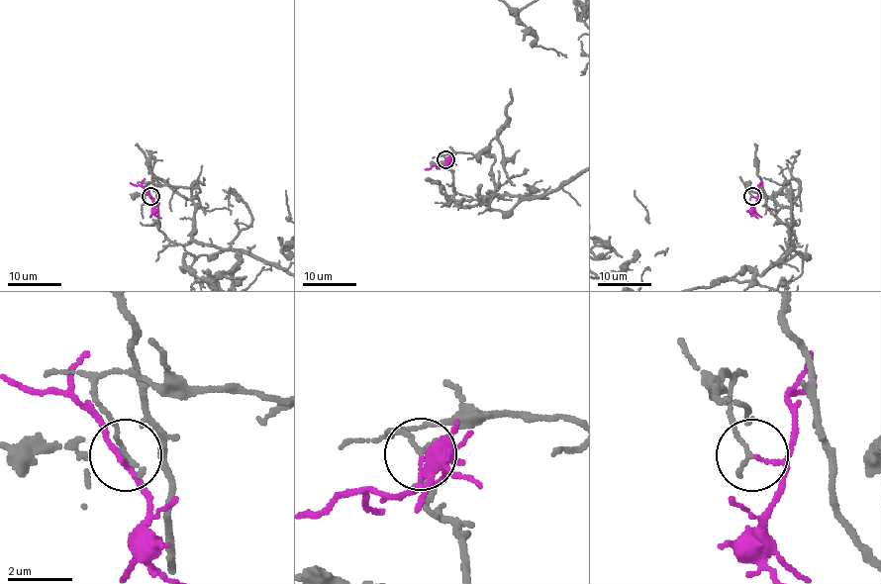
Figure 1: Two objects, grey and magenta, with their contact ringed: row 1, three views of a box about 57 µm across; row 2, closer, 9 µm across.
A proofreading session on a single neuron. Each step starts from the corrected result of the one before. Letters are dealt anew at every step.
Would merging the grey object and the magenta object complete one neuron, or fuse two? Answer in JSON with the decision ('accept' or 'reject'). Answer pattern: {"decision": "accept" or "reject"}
{"decision": "reject"}

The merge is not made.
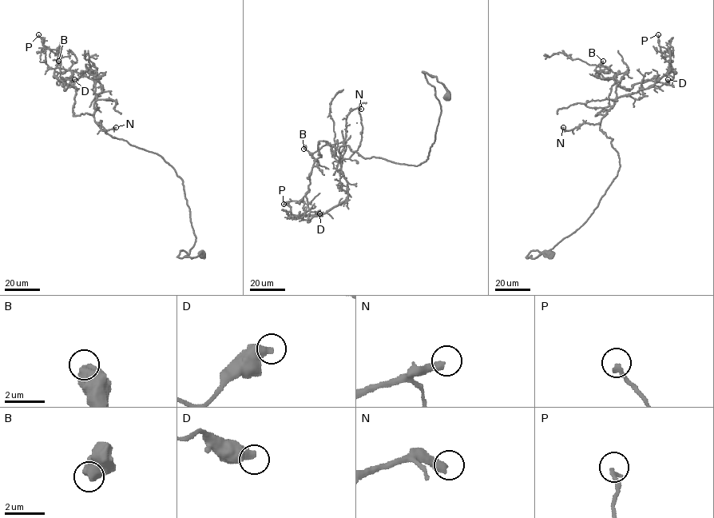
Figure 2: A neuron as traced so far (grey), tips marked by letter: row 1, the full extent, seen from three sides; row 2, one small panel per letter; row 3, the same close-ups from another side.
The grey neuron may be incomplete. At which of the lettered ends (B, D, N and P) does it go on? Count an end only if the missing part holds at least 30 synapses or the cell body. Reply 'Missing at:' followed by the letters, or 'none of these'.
Missing at: N

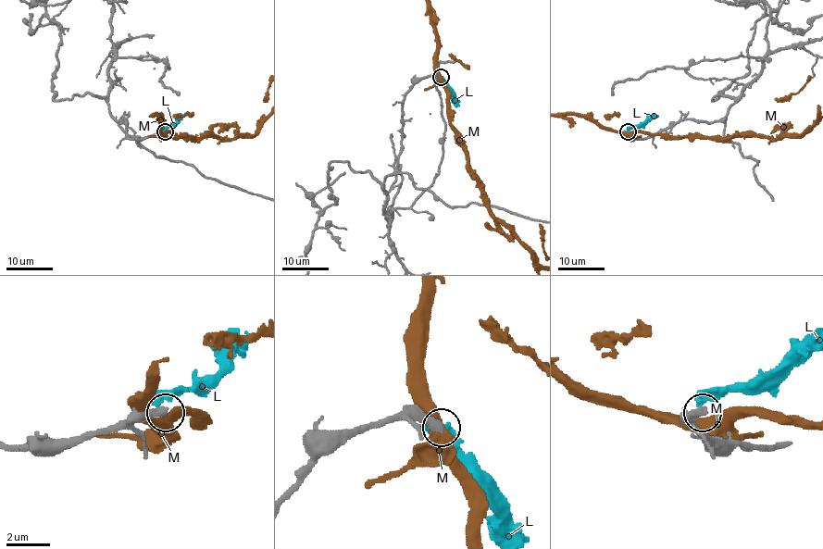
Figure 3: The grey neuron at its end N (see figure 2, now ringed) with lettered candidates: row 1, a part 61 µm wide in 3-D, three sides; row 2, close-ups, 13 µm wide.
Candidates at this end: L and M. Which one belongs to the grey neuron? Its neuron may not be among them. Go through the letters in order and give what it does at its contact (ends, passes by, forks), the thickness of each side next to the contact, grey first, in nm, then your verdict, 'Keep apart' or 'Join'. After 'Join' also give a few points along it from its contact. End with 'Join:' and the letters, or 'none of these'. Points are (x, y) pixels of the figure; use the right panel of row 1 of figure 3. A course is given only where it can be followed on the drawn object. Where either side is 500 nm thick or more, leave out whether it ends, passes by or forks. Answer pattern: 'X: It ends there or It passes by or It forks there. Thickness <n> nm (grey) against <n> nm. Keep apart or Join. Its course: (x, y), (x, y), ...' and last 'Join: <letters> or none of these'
L: Thickness 500 nm (grey) against 480 nm. Keep apart
M: It passes by. Thickness 440 nm (grey) against 480 nm. Keep apart
Join: none of these

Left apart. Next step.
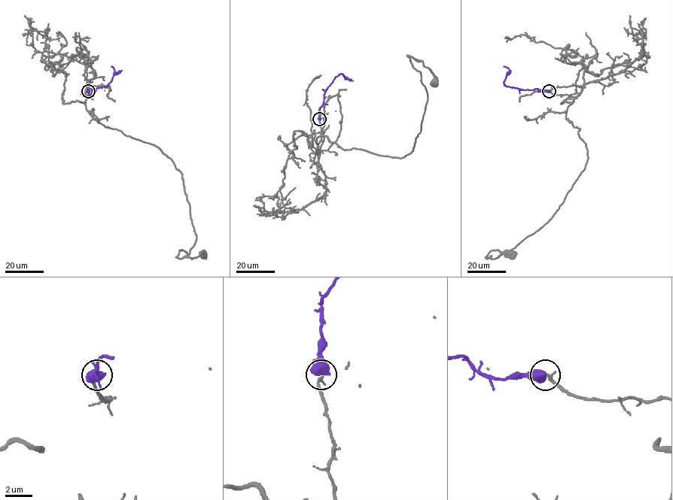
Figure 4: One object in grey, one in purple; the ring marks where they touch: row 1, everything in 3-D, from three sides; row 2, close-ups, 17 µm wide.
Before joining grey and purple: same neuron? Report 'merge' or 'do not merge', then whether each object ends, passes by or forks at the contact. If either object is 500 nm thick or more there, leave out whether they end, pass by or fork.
merge

